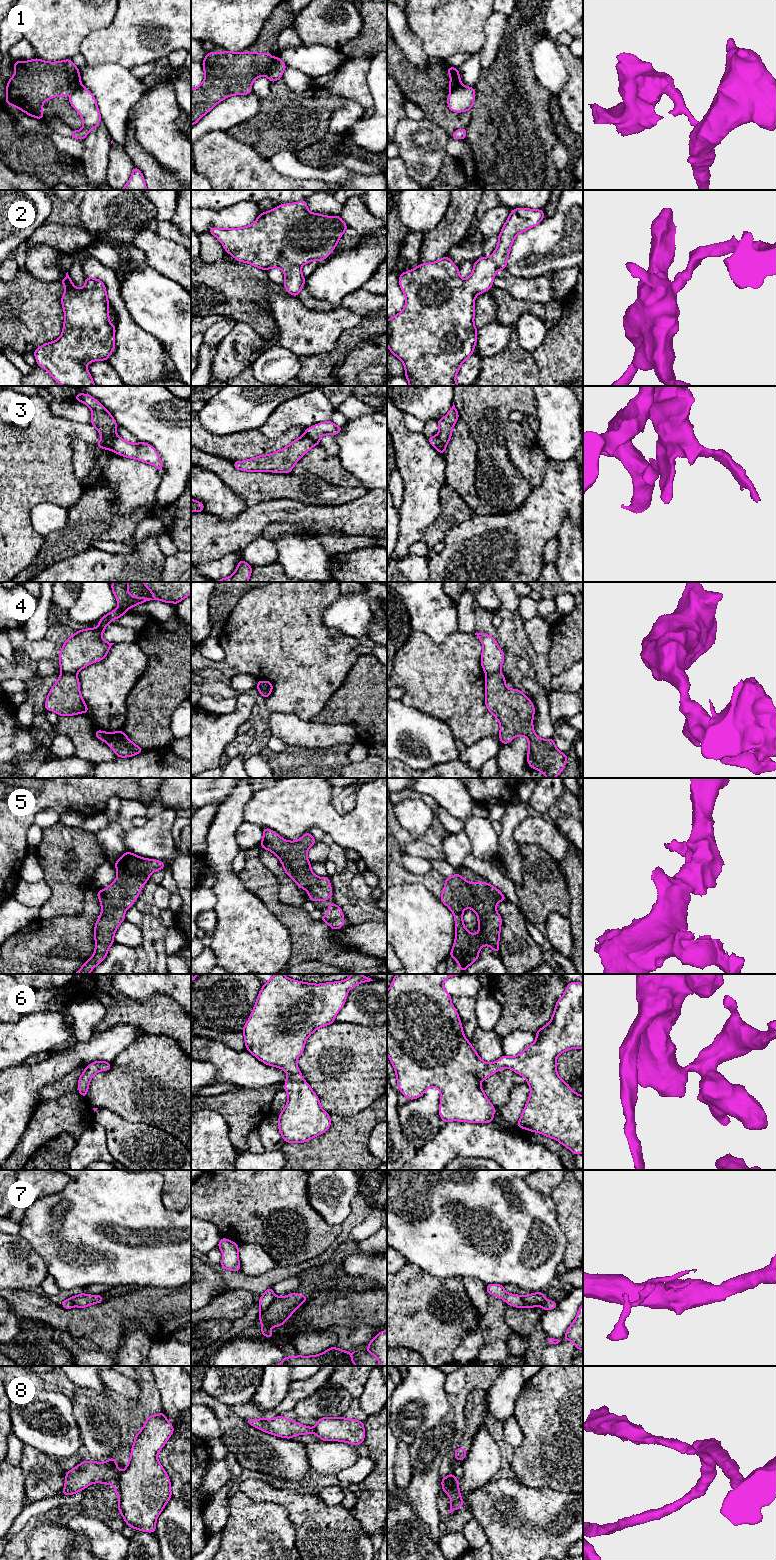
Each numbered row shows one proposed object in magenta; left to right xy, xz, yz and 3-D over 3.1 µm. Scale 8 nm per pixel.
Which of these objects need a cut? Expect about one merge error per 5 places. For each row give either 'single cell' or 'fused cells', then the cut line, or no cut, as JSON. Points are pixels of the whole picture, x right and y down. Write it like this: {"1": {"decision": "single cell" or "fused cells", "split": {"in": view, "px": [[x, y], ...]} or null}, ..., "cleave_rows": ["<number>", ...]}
{"1": {"decision": "fused cells", "split": {"in": "xz", "px": [[275, 58], [266, 75]]}}, "2": {"decision": "single cell", "split": null}, "3": {"decision": "fused cells", "split": {"in": "xz", "px": [[304, 434], [317, 444]]}}, "4": {"decision": "fused cells", "split": {"in": "xz", "px": [[261, 681], [261, 684], [271, 691]]}}, "5": {"decision": "single cell", "split": null}, "6": {"decision": "single cell", "split": null}, "7": {"decision": "fused cells", "split": {"in": "xz", "px": [[275, 1296], [272, 1303], [262, 1314], [262, 1320], [269, 1327]]}}, "8": {"decision": "fused cells", "split": {"in": "xy", "px": [[119, 1473], [113, 1484]]}}, "cleave_rows": ["1", "3", "4", "7", "8"]}

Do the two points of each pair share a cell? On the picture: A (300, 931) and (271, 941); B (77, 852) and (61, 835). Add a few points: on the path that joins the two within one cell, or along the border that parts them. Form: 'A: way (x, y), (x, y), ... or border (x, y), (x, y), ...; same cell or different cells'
A: border (275, 915), (289, 935), (289, 958); different cells
B: way (74, 848), (65, 839); same cell

